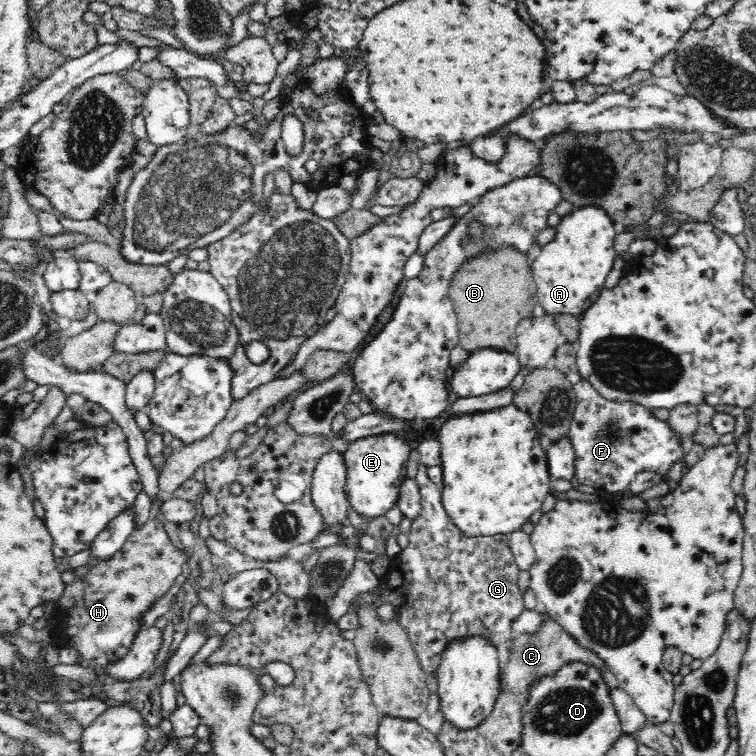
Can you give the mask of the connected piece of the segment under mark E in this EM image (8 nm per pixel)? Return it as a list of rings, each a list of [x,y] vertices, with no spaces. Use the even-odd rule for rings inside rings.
[[[392,433],[357,438],[349,443],[342,454],[347,470],[346,494],[355,512],[371,519],[386,514],[396,504],[410,452],[408,443]]]

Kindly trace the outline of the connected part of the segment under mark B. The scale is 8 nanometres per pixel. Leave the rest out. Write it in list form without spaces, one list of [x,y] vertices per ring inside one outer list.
[[[514,248],[491,251],[467,262],[454,276],[449,294],[459,325],[459,346],[469,353],[482,348],[514,353],[517,346],[516,331],[522,320],[536,316],[538,309],[537,286],[534,284],[531,265],[525,255]]]

